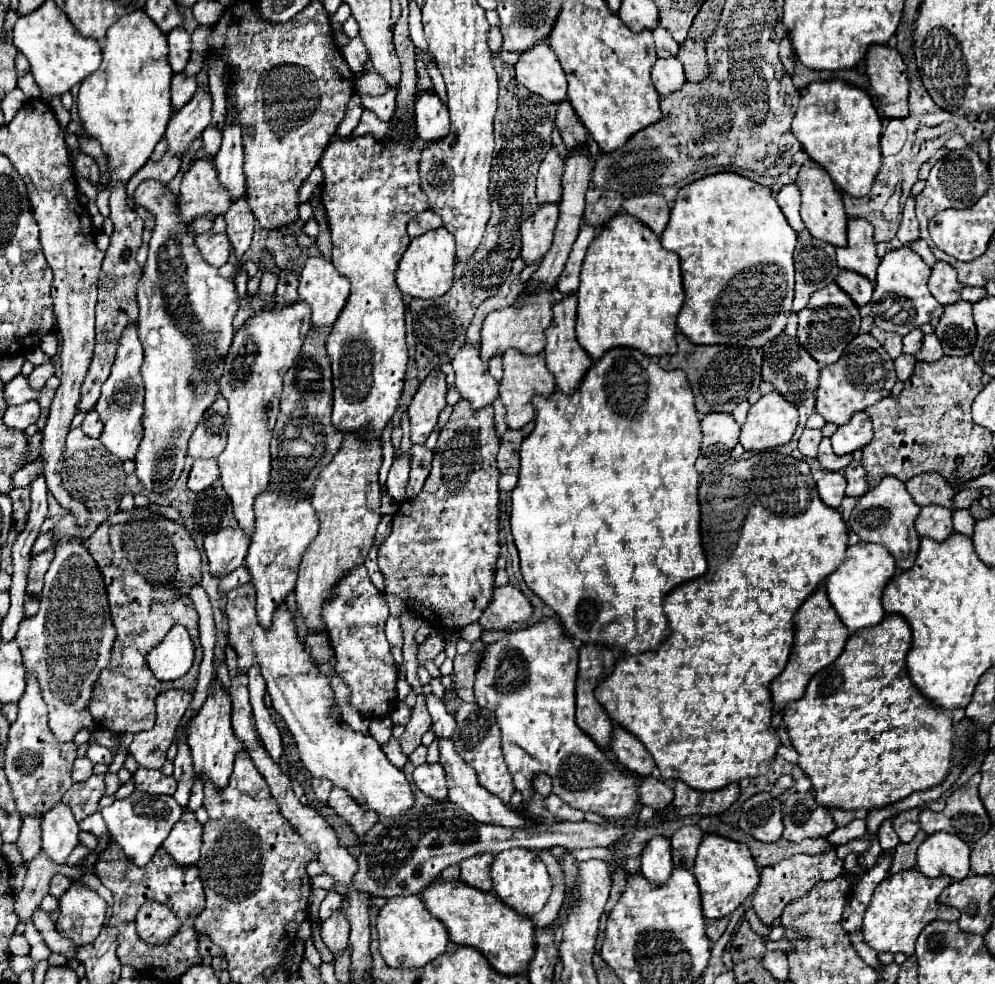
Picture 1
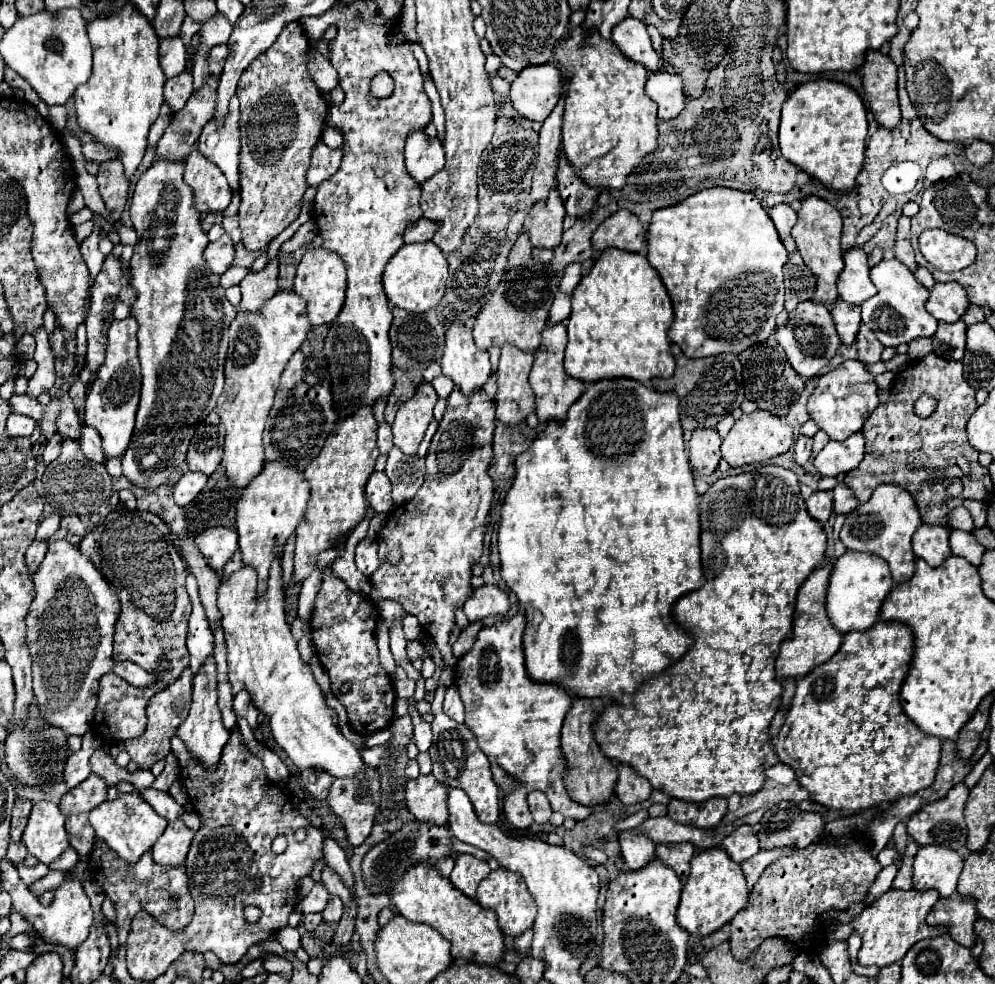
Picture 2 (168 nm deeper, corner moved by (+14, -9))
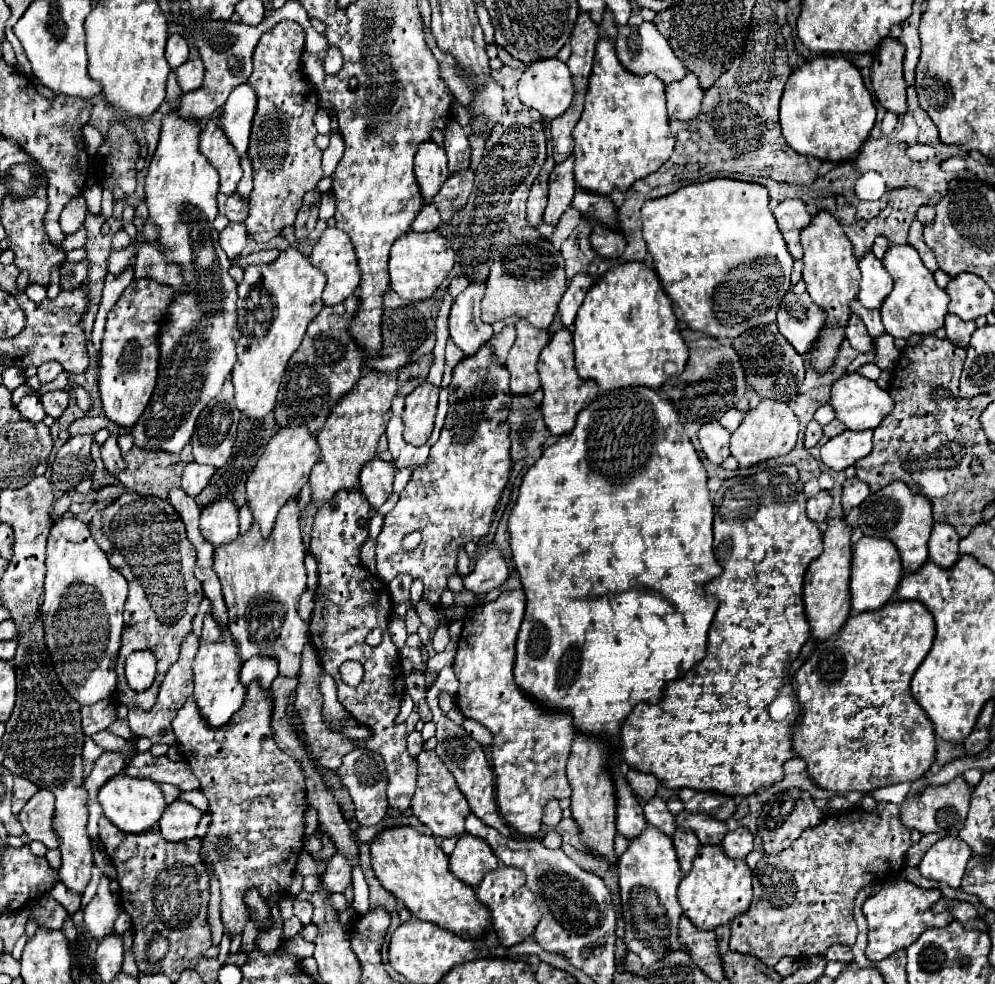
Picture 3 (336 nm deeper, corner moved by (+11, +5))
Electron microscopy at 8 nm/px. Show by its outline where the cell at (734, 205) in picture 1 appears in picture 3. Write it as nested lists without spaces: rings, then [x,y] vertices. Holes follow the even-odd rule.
[[[735,179],[693,183],[665,197],[645,201],[641,215],[643,239],[653,257],[655,273],[663,291],[671,299],[679,321],[685,321],[691,329],[717,339],[735,339],[755,325],[775,321],[781,299],[789,291],[793,259],[777,229],[775,217],[769,209],[769,195],[763,185]]]

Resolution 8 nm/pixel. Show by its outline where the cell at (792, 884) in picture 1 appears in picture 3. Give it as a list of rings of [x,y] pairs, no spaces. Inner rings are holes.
[[[877,803],[875,811],[857,809],[845,815],[823,819],[817,827],[807,829],[791,847],[777,855],[765,855],[753,871],[753,903],[747,913],[731,921],[731,951],[757,957],[767,967],[775,967],[781,957],[825,955],[831,945],[853,945],[857,925],[853,919],[853,901],[861,887],[875,879],[895,877],[905,865],[905,853],[911,847],[911,831],[899,821],[899,807]]]

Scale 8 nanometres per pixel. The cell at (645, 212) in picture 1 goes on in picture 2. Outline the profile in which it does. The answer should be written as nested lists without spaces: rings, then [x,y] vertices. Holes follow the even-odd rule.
[[[620,209],[594,231],[592,243],[596,251],[604,251],[606,247],[618,247],[622,251],[638,253],[646,245],[646,233],[634,213]]]

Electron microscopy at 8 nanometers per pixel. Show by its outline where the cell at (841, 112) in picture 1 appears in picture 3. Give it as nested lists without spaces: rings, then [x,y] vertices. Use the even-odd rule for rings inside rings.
[[[823,55],[801,65],[787,79],[781,97],[779,123],[783,129],[783,137],[787,139],[791,149],[795,149],[799,155],[811,155],[821,161],[847,161],[859,151],[859,147],[869,137],[875,125],[875,115],[877,111],[873,105],[873,97],[869,95],[857,67],[841,55]]]

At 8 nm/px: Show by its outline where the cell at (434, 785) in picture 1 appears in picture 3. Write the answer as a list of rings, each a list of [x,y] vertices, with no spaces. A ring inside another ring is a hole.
[[[421,751],[417,755],[419,761],[419,775],[417,775],[417,791],[411,801],[413,815],[431,829],[437,837],[461,837],[465,835],[465,817],[469,815],[469,805],[465,795],[459,791],[455,777],[451,771],[443,765],[443,761],[437,757],[435,751]]]

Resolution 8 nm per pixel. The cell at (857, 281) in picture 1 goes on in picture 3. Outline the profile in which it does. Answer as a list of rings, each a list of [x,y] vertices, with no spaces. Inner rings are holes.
[[[851,315],[851,319],[849,319],[847,339],[849,339],[851,347],[857,349],[859,353],[867,353],[867,351],[871,351],[871,347],[873,347],[873,339],[871,339],[871,335],[867,333],[863,321],[859,321],[857,315]]]

